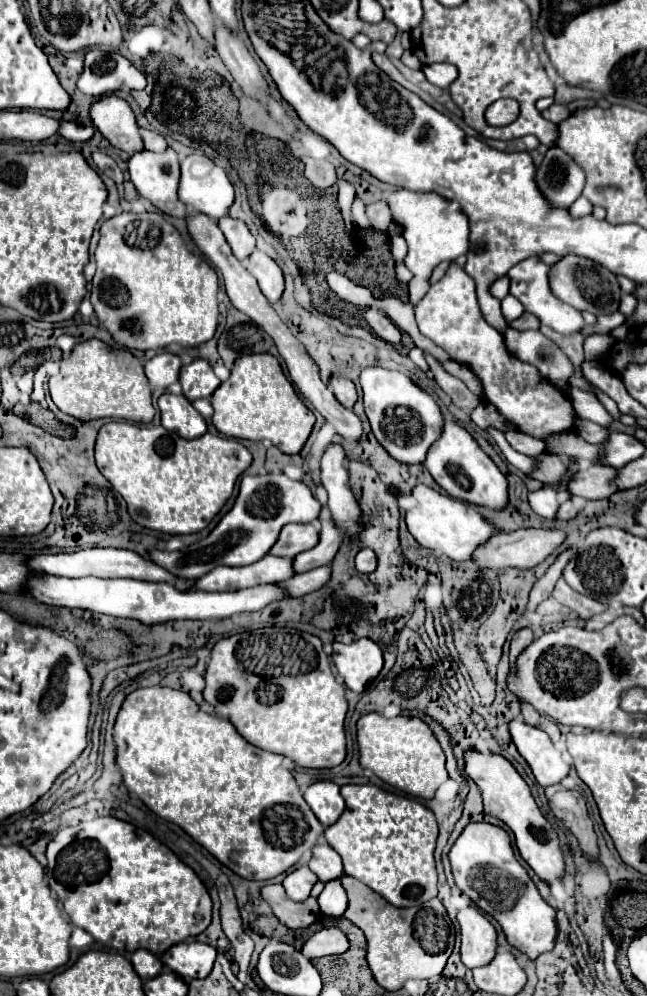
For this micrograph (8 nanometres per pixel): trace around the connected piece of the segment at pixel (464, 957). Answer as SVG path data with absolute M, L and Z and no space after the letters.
M475 907L461 909L457 921L461 925L461 961L465 967L489 965L497 953L495 927Z

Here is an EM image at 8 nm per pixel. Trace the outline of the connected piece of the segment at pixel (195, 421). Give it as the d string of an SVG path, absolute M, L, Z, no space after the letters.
M163 393L159 397L159 409L163 427L177 433L179 437L193 439L201 437L207 431L205 419L193 409L191 401L185 395Z

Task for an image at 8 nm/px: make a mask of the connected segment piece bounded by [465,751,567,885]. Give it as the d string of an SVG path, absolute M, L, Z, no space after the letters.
M469 751L465 755L465 773L477 783L483 795L485 813L501 819L515 835L515 843L519 849L519 855L525 863L537 873L537 877L551 885L553 881L561 881L565 875L565 859L563 849L557 831L549 825L549 821L539 811L529 785L523 781L523 777L517 773L517 769L503 759L501 755L483 755L479 751Z

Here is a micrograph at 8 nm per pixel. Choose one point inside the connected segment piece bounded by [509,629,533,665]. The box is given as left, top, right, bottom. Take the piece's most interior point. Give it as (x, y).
(521, 639)

